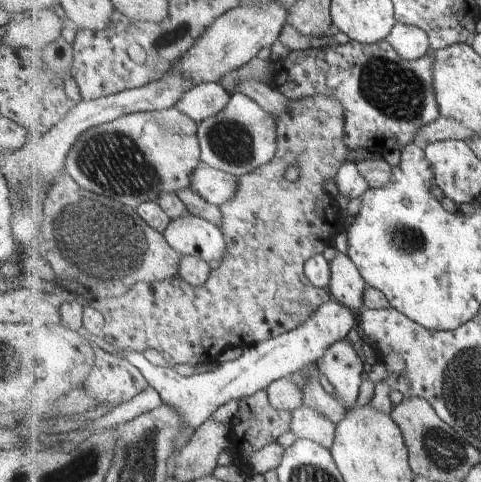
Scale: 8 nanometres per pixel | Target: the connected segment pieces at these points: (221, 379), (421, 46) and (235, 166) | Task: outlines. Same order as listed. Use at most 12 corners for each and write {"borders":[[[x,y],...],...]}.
{"borders":[[[334,298],[300,328],[184,376],[121,351],[186,420],[320,364],[358,324]],[[396,24],[385,39],[404,60],[431,52],[425,30]],[[235,92],[198,124],[202,162],[239,178],[272,162],[278,122]]]}

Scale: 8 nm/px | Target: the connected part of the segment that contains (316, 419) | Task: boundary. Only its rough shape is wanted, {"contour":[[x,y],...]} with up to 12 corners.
{"contour":[[313,408],[291,411],[289,432],[332,451],[338,424]]}

